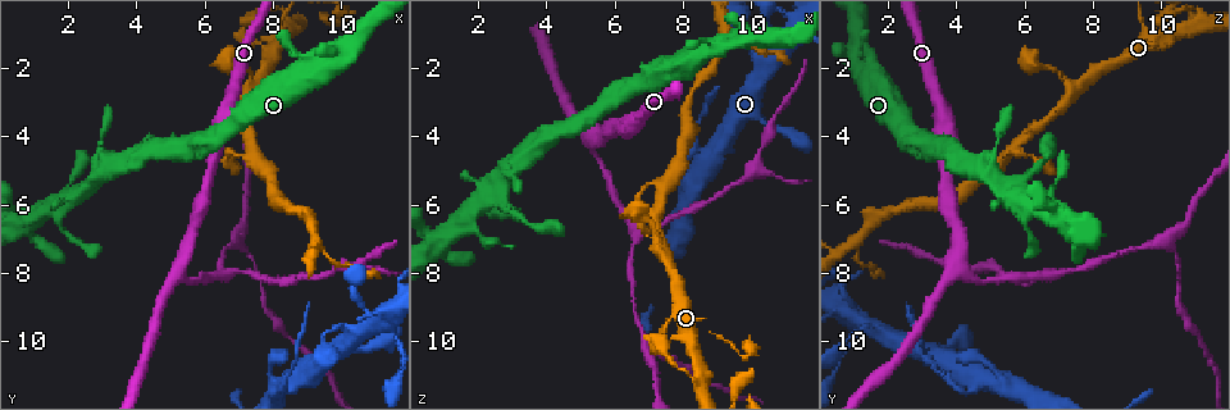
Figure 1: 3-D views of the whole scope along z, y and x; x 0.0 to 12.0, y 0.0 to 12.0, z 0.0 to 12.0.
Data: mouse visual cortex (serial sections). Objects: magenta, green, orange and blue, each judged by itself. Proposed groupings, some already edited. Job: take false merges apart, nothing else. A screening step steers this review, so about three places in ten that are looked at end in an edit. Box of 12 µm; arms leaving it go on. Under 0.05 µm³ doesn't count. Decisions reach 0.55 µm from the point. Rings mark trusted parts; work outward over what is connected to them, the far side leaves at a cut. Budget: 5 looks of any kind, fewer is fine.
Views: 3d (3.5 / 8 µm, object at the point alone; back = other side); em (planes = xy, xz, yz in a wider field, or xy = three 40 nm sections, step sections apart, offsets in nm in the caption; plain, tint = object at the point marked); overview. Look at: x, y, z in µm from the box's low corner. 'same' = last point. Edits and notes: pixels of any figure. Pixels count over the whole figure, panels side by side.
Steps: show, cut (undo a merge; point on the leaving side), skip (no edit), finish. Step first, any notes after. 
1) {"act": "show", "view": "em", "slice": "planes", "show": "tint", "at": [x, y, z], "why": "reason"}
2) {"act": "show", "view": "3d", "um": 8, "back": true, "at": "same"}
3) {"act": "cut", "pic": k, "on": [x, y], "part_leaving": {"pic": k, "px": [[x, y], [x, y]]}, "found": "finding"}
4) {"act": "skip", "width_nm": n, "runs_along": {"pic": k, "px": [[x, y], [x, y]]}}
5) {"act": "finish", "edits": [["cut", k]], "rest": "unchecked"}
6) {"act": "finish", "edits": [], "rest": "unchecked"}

{"act": "show", "view": "em", "slice": "planes", "show": "tint", "at": [7.4, 4.5, 5.5], "why": "small branch off a trunk"}

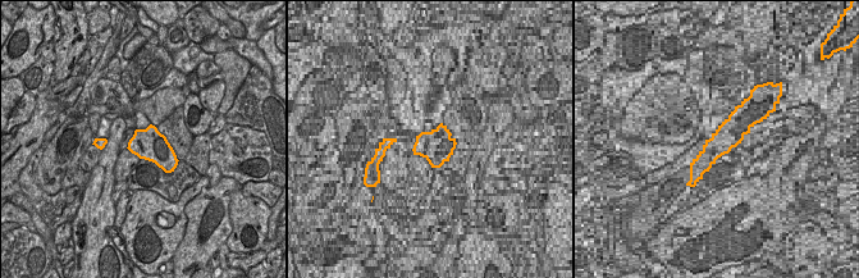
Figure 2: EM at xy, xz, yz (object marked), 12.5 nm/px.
{"act": "show", "view": "3d", "um": 3.5, "at": "same"}

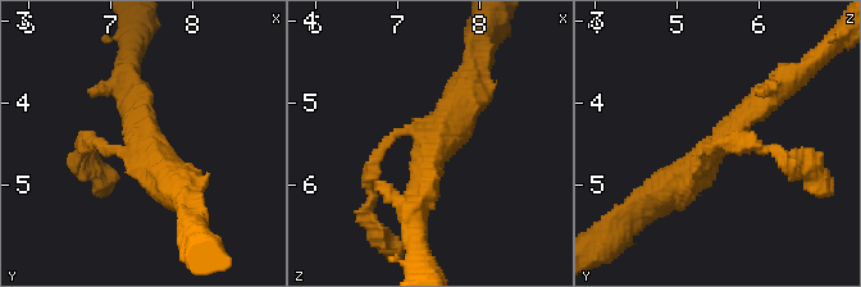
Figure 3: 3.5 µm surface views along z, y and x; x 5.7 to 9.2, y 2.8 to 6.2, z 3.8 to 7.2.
{"act": "skip", "arms": 3, "runs_along": {"pic": 3, "px": [[777, 91], [701, 165], [657, 194]]}, "found": "continuous, no second cell"}

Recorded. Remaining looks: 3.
{"act": "show", "view": "3d", "um": 3.5, "at": [8.7, 11.3, 4.5], "why": "three arms meet"}

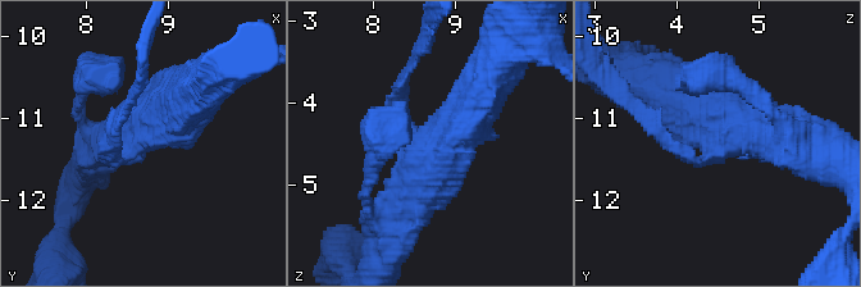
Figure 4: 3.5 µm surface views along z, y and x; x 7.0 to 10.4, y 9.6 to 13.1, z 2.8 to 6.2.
{"act": "show", "view": "em", "slice": "xy", "step": 2, "show": "tint", "at": [8.60, 11.30, 4.45], "arms": 3, "arm_widths_nm": [150, 500, 600], "why": "shape alone is not enough"}

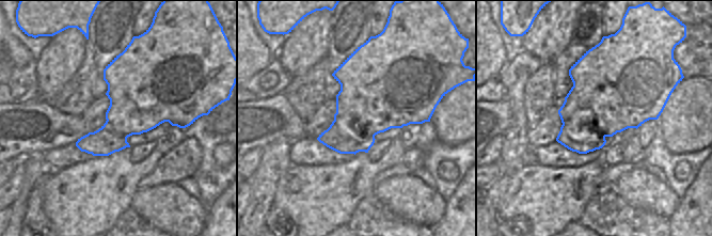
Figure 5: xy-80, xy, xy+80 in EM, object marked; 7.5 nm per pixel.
{"act": "cut", "pic": 4, "on": [673, 147], "part_leaving": {"pic": 4, "px": [[714, 147], [697, 163], [632, 104]]}, "found": "two cells meet here"}

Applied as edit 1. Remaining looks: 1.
{"act": "finish", "edits": [["cut", 4]], "rest": "unchecked"}

